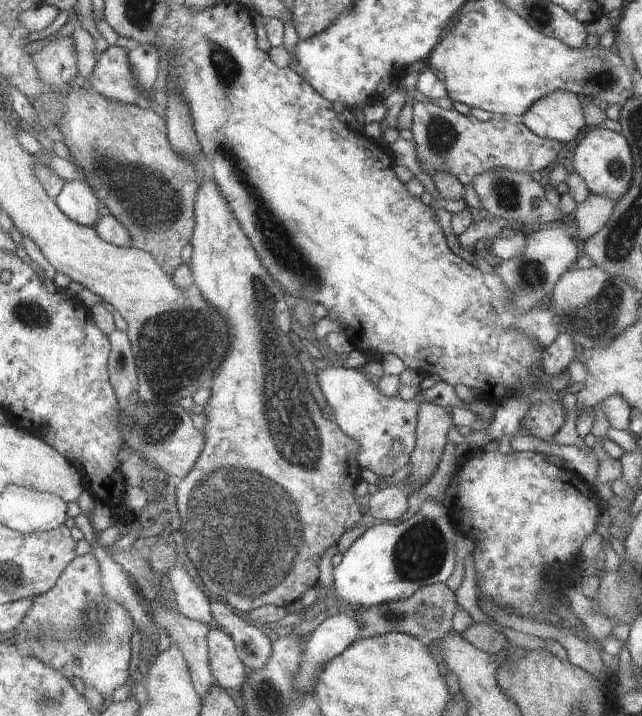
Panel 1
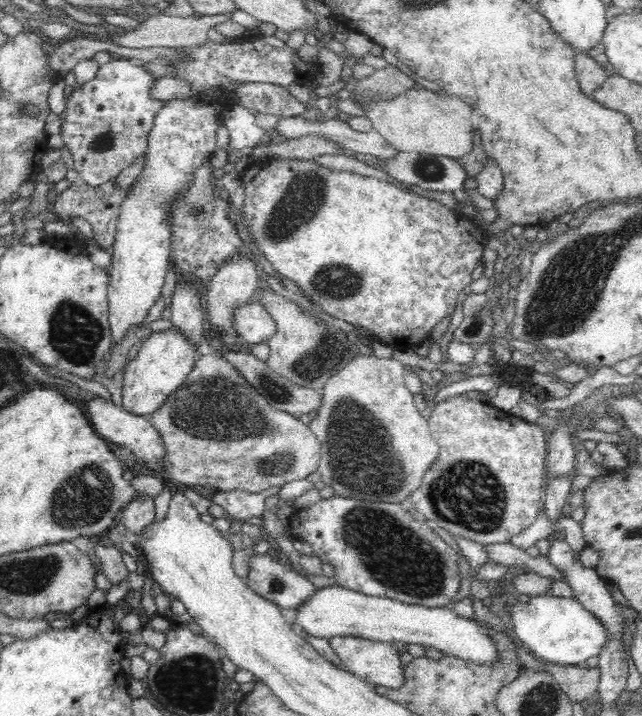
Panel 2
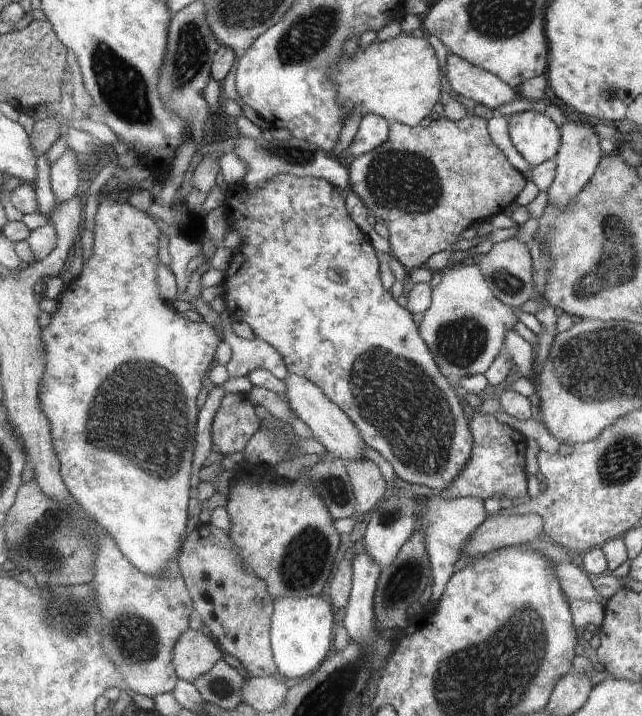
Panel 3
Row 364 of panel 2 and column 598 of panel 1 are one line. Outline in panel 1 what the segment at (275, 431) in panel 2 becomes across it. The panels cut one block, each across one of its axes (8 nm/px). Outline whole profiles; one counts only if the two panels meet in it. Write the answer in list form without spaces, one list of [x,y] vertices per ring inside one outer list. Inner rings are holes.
[[[592,192],[582,202],[577,203],[574,218],[576,218],[581,246],[607,223],[616,203],[614,199]]]

